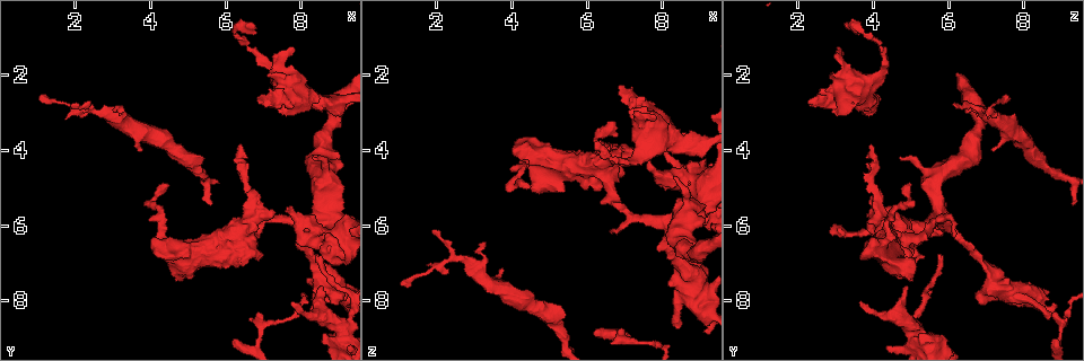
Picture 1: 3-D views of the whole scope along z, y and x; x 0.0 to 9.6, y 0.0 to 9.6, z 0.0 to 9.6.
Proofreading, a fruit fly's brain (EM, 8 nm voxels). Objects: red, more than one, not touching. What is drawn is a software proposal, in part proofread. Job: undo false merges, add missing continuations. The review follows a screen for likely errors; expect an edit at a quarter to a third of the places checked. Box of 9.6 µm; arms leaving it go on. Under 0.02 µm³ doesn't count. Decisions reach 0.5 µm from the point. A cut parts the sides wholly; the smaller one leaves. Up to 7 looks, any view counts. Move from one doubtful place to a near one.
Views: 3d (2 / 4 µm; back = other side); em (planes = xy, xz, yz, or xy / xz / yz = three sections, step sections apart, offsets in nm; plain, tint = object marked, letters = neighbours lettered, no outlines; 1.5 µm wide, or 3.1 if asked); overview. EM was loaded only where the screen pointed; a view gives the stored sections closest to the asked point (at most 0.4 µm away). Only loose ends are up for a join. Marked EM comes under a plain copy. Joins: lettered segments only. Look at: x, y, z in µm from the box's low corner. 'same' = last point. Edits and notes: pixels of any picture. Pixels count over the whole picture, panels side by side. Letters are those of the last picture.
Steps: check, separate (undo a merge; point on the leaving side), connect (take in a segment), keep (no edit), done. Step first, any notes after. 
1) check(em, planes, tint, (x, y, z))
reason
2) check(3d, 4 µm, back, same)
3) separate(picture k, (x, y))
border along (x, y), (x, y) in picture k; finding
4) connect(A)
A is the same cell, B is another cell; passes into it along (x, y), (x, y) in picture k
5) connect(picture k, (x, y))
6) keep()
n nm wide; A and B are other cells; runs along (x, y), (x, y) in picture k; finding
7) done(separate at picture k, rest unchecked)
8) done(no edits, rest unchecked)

check(3d, 2 µm, (8.60, 7.60, 4.95))

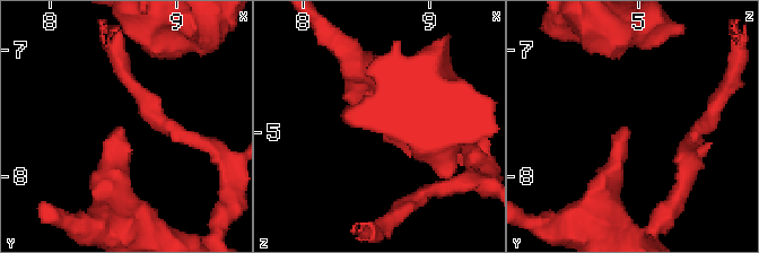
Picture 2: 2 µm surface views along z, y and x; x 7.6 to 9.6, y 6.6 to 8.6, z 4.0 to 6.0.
check(em, planes, letters, (8.56, 7.62, 4.92))
shape alone is not enough

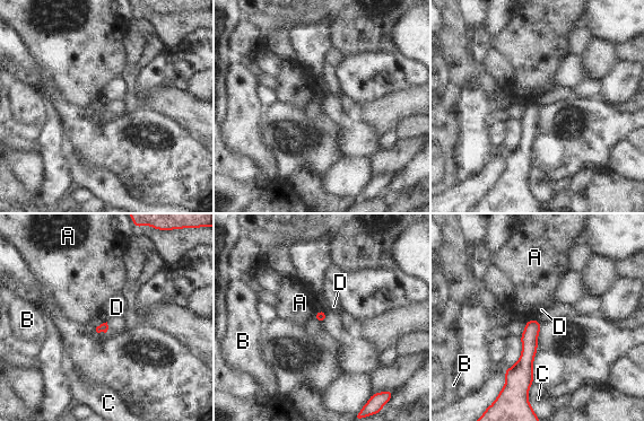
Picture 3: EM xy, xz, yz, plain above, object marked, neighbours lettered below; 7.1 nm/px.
keep()
A, B, C and D are other cells; none of them fits

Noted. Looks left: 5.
check(em, yz, step 8, tint, (4.30, 6.10, 4.35))
sudden change in width

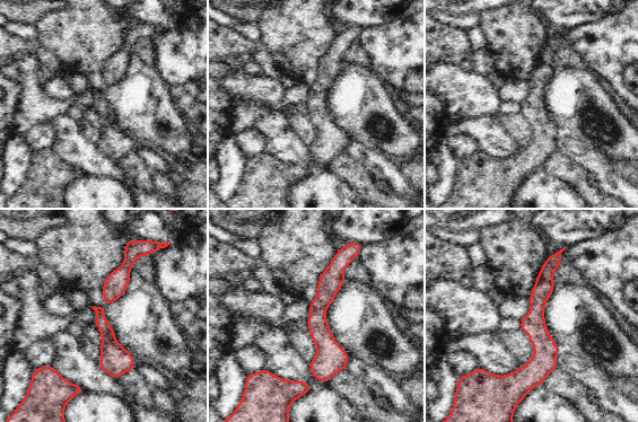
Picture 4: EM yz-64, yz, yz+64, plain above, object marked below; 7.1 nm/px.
check(em, planes, letters, same)

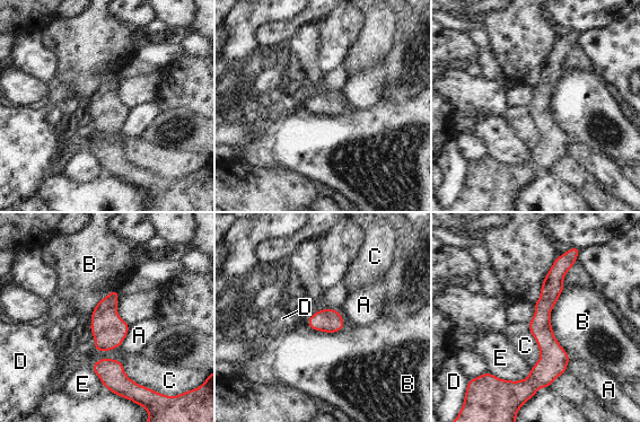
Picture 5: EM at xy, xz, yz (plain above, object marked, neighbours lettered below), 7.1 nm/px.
keep()
A, B, C, D and E are other cells; continuous, no second neuron

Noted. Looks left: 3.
check(em, planes, letters, (6.45, 3.95, 3.80))
an open end

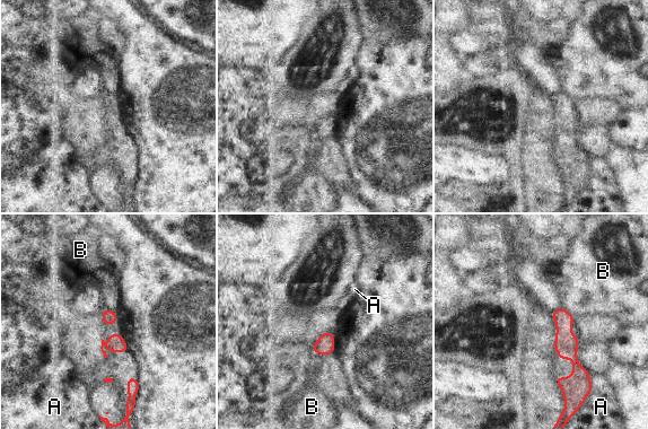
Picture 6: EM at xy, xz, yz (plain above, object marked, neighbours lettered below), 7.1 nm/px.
keep()
100 nm wide; A and B are other cells; no lettered segment goes on from it

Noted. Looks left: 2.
done(no edits, rest unchecked)

